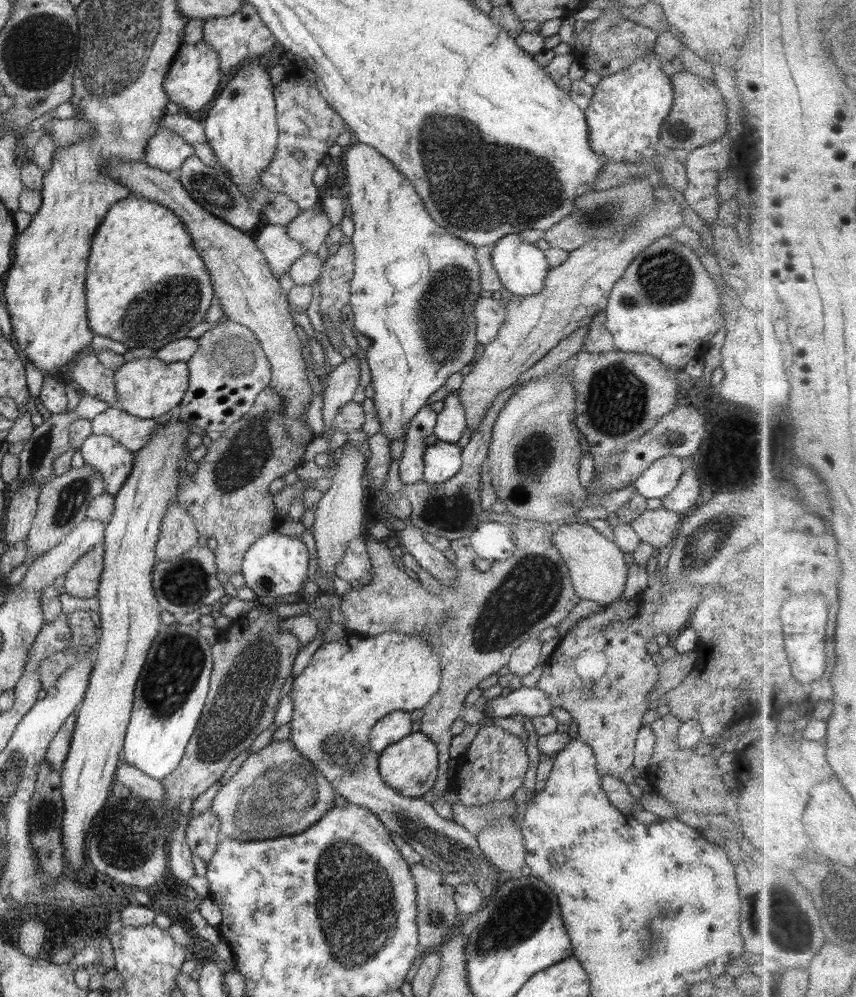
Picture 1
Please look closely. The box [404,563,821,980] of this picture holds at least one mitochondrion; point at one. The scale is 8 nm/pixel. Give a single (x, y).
(521, 914)

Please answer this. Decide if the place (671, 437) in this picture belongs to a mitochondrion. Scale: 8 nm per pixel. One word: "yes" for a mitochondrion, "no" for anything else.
yes

